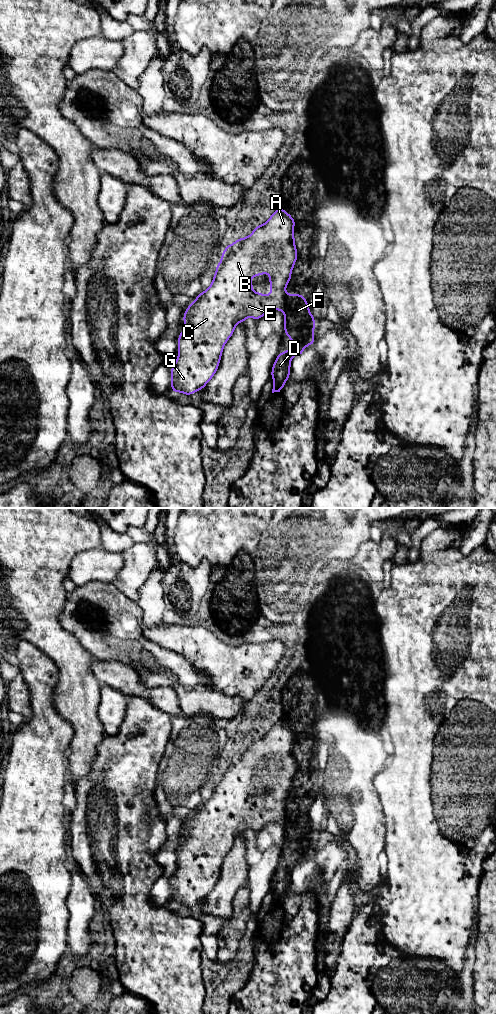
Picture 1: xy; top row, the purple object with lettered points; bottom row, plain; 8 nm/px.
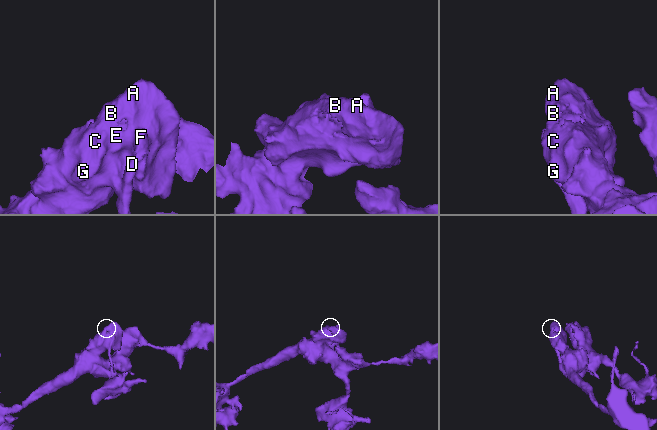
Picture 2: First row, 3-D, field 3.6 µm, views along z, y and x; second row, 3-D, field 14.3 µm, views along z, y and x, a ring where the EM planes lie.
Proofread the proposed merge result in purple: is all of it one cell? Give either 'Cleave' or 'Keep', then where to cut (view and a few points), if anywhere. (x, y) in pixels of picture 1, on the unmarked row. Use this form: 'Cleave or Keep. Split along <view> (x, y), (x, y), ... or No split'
Cleave. Split along xy (285, 804), (283, 823)

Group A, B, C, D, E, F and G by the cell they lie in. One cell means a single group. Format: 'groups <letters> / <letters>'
groups A B C E G / D F

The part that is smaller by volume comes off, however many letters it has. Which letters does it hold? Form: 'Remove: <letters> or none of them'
Remove: D, F

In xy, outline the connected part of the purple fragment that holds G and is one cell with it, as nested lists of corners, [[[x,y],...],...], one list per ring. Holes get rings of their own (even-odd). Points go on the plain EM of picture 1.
[[[283,720],[273,724],[270,730],[262,737],[256,737],[253,744],[244,750],[238,750],[234,755],[227,757],[221,766],[221,773],[216,776],[216,783],[211,797],[200,804],[196,811],[188,817],[183,826],[184,842],[178,847],[178,868],[171,878],[171,904],[180,904],[191,908],[196,903],[201,903],[215,887],[225,856],[234,846],[235,839],[239,834],[245,835],[247,829],[256,833],[262,830],[268,823],[284,823],[285,800],[291,793],[291,786],[298,770],[295,759],[296,750],[293,748],[295,731]],[[266,784],[271,791],[271,804],[264,808],[262,804],[252,804],[254,796],[251,795],[253,788],[262,788]]]

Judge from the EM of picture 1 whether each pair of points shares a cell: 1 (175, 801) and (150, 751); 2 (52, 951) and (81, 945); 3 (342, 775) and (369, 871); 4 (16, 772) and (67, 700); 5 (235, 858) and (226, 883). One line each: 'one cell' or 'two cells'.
1: two cells
2: two cells
3: one cell
4: two cells
5: one cell

